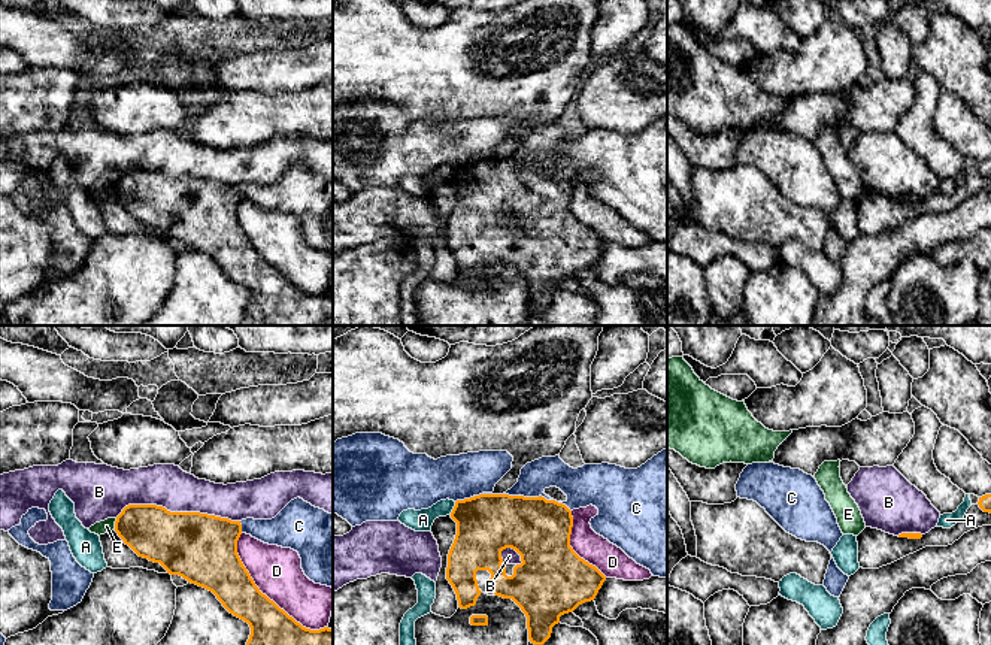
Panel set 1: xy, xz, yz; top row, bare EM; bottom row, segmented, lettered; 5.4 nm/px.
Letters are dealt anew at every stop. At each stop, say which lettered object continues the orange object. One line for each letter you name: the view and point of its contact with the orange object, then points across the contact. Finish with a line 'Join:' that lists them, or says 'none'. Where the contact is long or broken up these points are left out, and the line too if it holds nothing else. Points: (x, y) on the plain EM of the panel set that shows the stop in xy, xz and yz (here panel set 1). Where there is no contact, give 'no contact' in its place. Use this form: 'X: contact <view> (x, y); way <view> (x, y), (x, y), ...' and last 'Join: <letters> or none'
Join: none

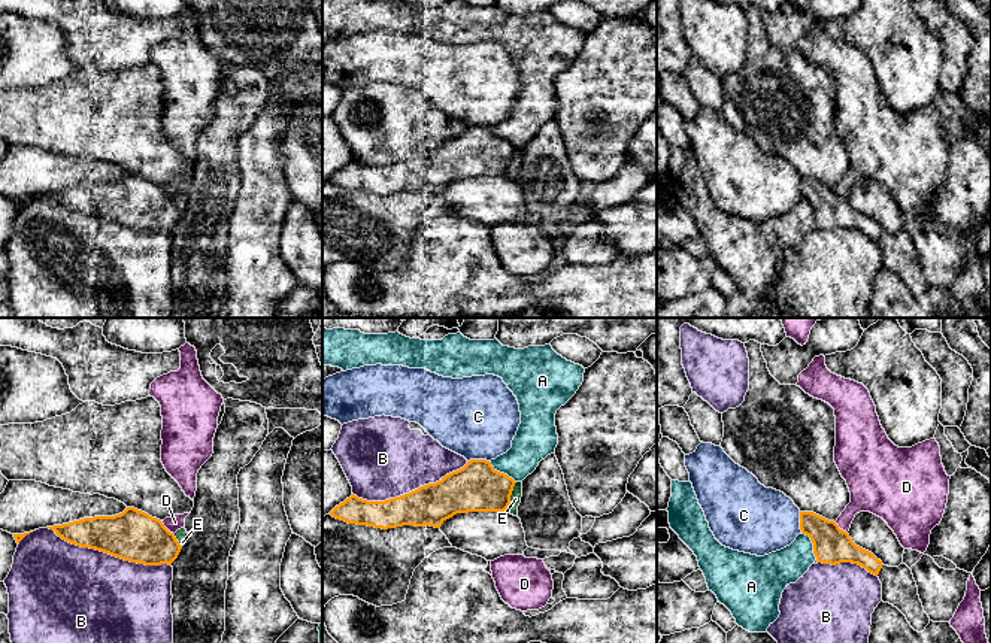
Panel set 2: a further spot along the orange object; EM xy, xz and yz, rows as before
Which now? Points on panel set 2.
E: contact xz (511, 160); way xz (476, 152), (511, 160), (515, 164)
Join: E

